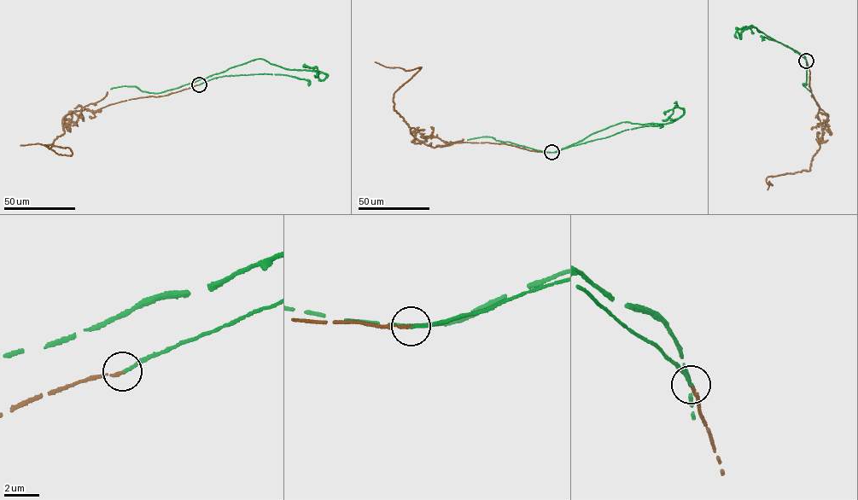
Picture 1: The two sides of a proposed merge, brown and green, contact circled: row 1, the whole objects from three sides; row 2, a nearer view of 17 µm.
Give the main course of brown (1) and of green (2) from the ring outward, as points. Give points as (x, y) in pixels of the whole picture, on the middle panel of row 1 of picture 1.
1: (551, 152), (486, 142), (427, 146), (410, 132), (393, 99), (421, 67), (405, 71), (375, 62)
2: (551, 152), (621, 122), (642, 124), (672, 122), (682, 116), (683, 110), (677, 105), (668, 119), (662, 120)

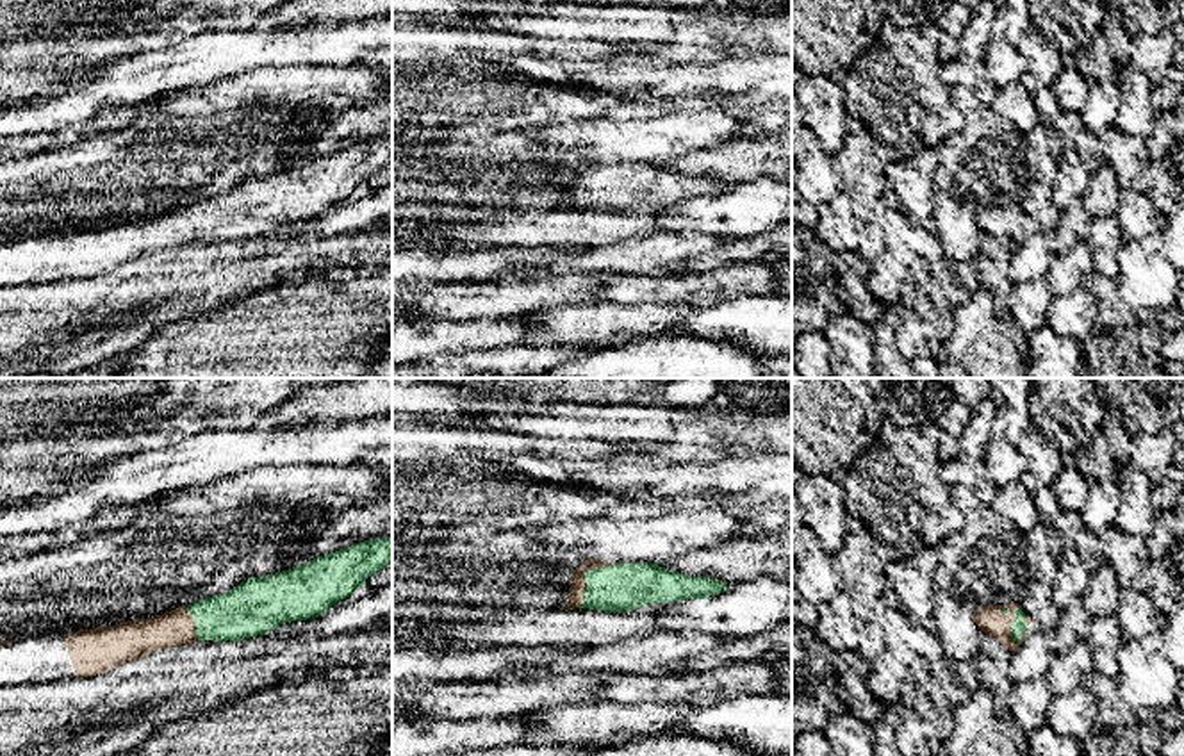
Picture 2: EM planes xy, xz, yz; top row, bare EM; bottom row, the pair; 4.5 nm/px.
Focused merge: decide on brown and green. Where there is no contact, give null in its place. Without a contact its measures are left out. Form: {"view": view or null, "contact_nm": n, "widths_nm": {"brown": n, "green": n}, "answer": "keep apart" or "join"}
{"view": "xz", "contact_nm": 260, "widths_nm": {"brown": 70, "green": 220}, "answer": "join"}

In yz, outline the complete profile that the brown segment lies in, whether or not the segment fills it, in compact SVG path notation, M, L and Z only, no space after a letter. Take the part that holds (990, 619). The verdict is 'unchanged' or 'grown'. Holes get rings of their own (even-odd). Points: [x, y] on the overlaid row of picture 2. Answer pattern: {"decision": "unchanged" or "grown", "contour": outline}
{"decision": "grown", "contour": "M1018 603L983 606L974 612L974 620L981 631L995 637L1006 649L1016 651L1027 635L1031 619Z"}

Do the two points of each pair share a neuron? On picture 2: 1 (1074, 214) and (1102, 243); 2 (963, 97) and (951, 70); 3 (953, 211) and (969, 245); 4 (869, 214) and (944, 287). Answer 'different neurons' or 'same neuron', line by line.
1: same neuron
2: different neurons
3: same neuron
4: same neuron

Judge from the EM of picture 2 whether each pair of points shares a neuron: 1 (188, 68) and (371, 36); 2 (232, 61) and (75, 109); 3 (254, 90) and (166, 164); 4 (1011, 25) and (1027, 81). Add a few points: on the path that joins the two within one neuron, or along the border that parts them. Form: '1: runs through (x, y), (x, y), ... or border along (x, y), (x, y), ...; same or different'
1: runs through (234, 52), (259, 47), (325, 43); same
2: runs through (193, 61), (145, 65), (127, 70), (115, 82); same
3: border along (270, 104), (252, 104), (189, 116); different
4: runs through (1026, 40), (1035, 49), (1035, 66); same

